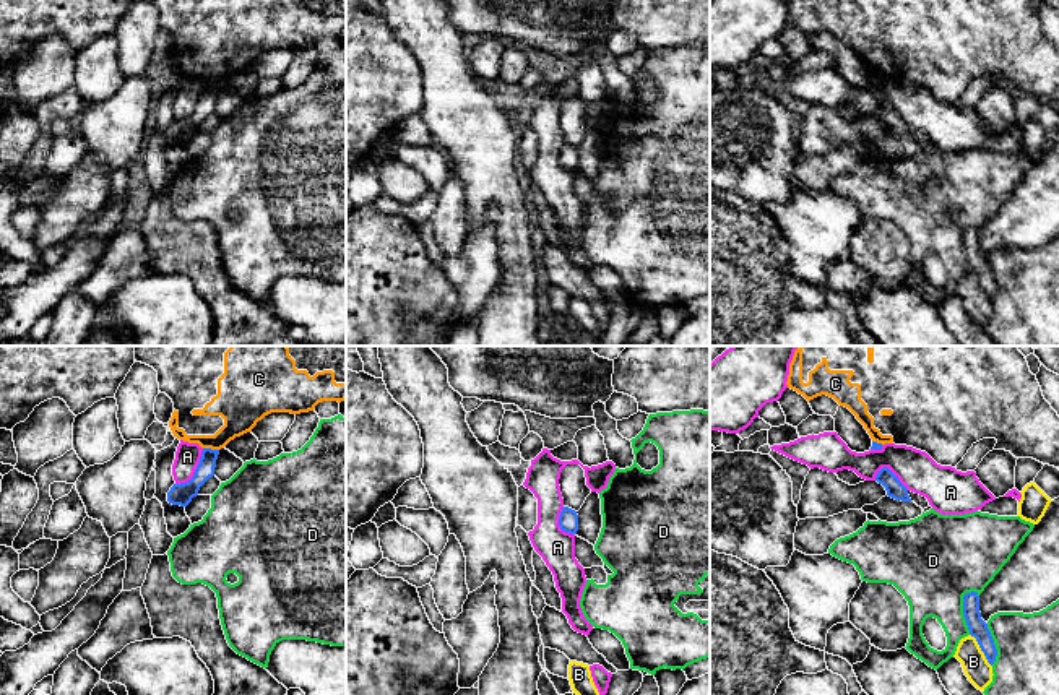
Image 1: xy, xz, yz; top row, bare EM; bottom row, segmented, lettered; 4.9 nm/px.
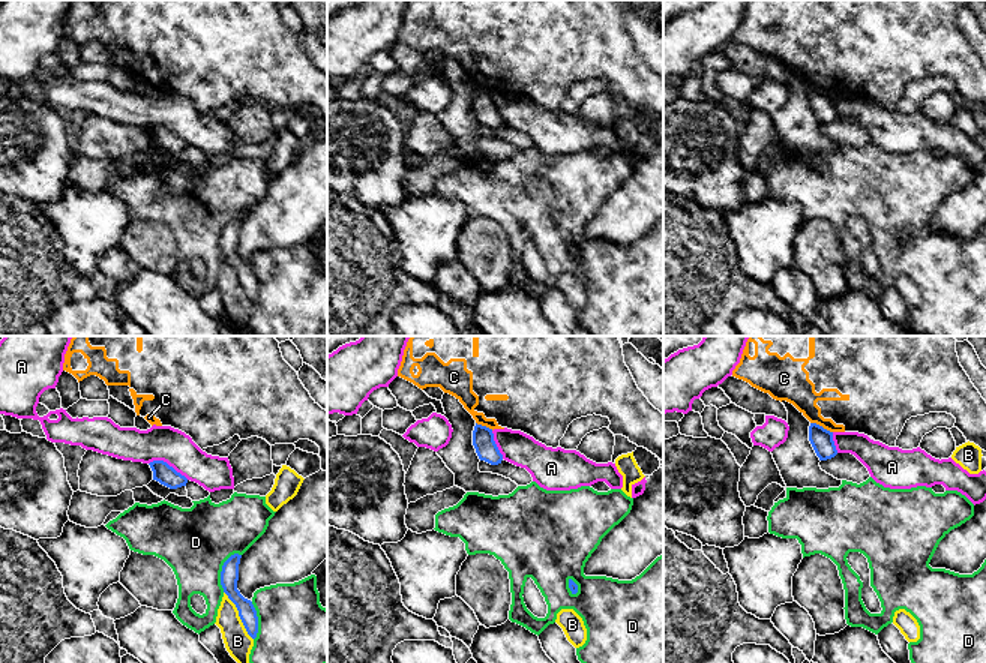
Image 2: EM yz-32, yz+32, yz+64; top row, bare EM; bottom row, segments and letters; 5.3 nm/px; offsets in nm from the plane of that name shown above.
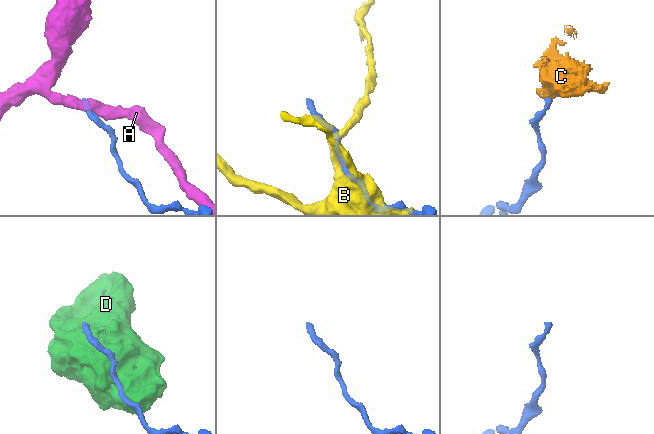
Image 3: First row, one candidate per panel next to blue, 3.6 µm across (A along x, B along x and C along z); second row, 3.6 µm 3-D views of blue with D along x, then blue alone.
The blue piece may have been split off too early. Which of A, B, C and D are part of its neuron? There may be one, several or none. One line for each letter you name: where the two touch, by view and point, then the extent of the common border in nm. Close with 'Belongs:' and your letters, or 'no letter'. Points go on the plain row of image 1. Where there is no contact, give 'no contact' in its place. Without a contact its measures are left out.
Belongs: no letter

